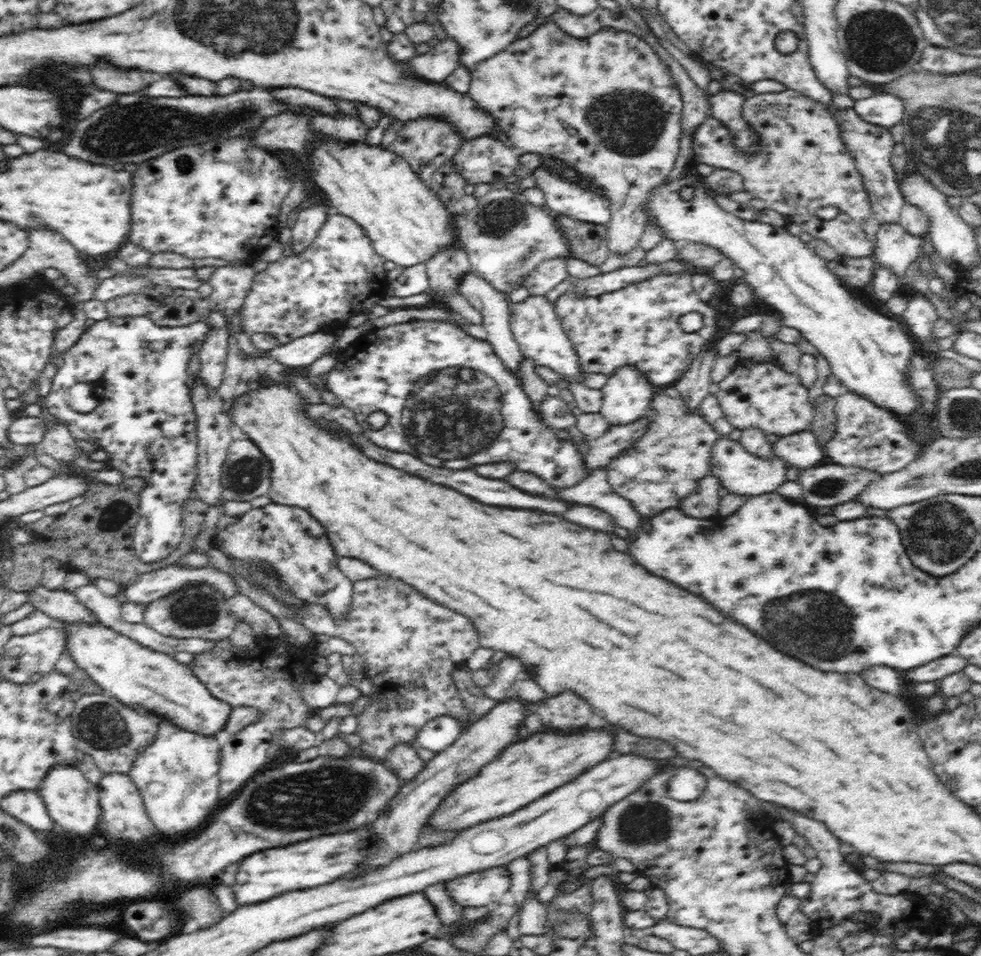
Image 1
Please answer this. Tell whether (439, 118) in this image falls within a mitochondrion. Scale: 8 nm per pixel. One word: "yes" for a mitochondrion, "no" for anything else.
no

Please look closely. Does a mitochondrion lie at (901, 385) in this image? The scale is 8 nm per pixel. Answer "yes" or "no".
no

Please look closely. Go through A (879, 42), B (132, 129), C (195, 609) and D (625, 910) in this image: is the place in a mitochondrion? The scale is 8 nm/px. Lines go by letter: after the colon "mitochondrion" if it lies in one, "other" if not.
A: mitochondrion
B: mitochondrion
C: mitochondrion
D: other

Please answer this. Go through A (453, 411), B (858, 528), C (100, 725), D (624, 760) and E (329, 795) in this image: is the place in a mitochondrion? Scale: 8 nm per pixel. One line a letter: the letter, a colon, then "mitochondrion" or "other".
A: mitochondrion
B: other
C: mitochondrion
D: other
E: mitochondrion

